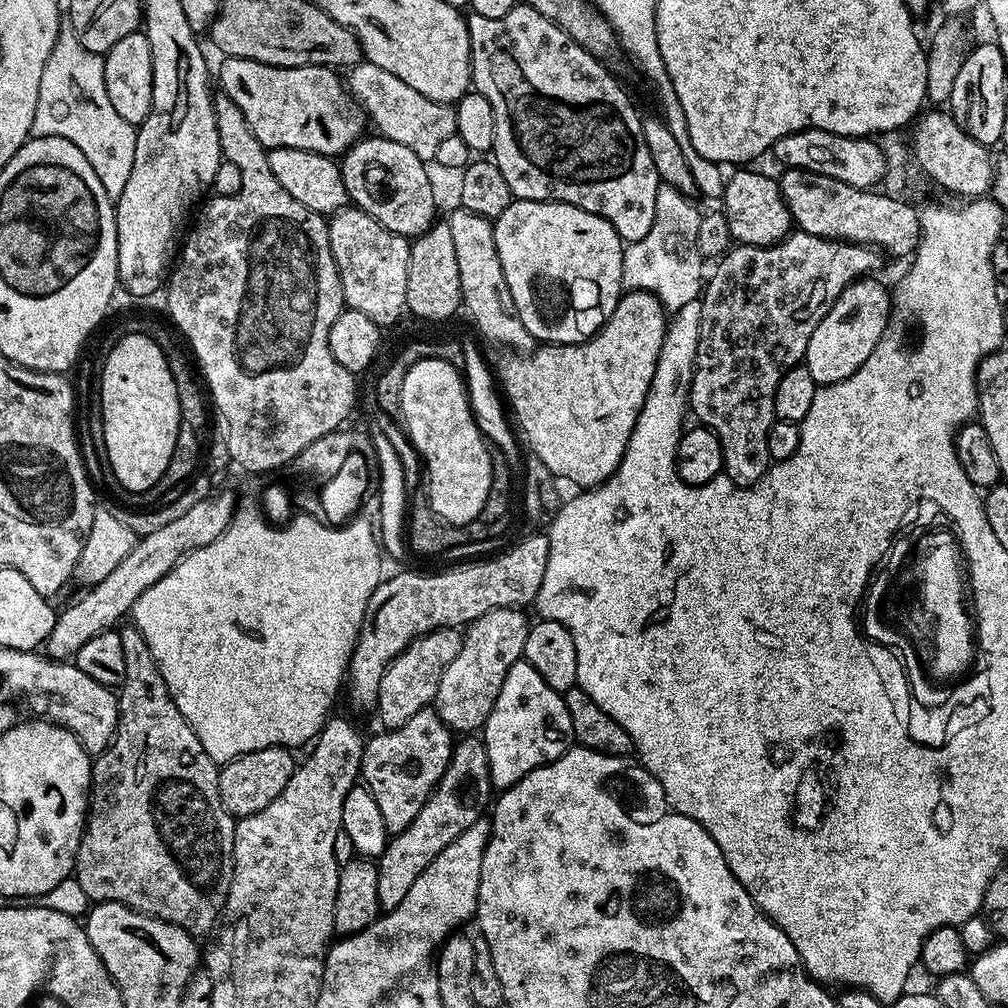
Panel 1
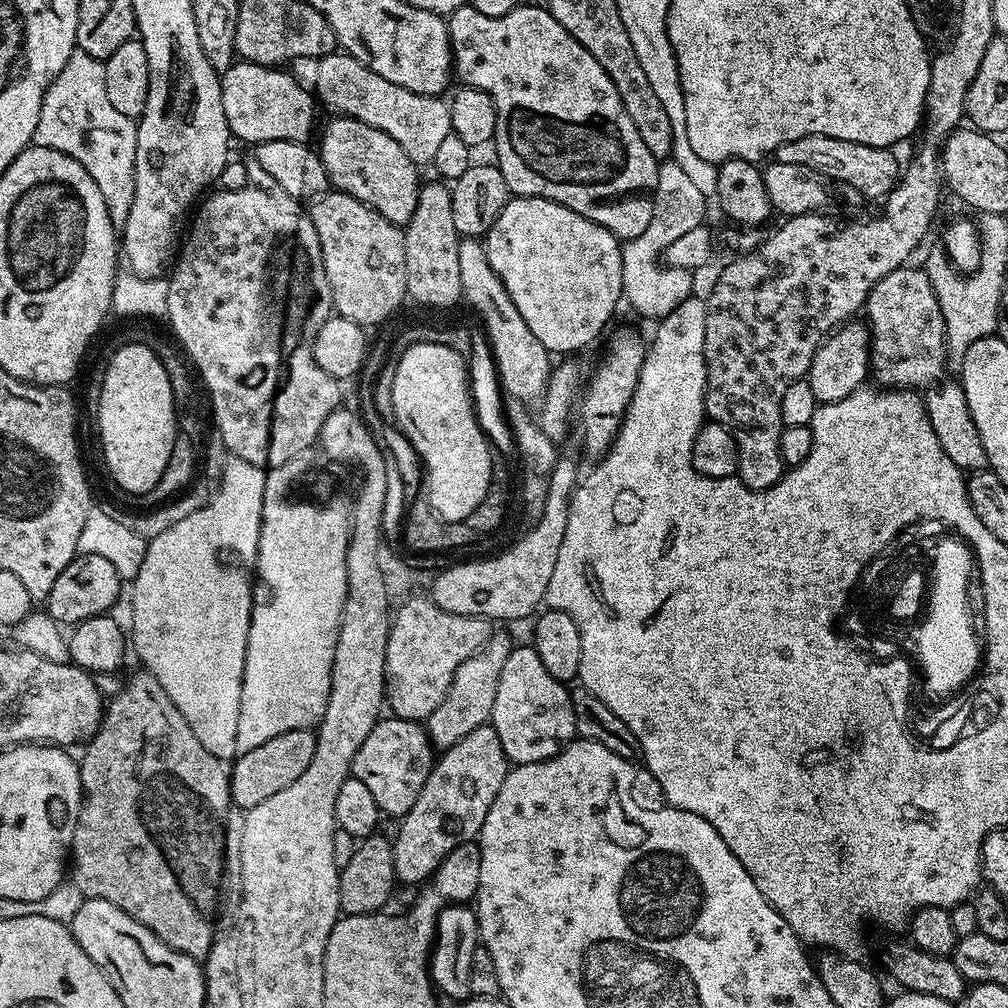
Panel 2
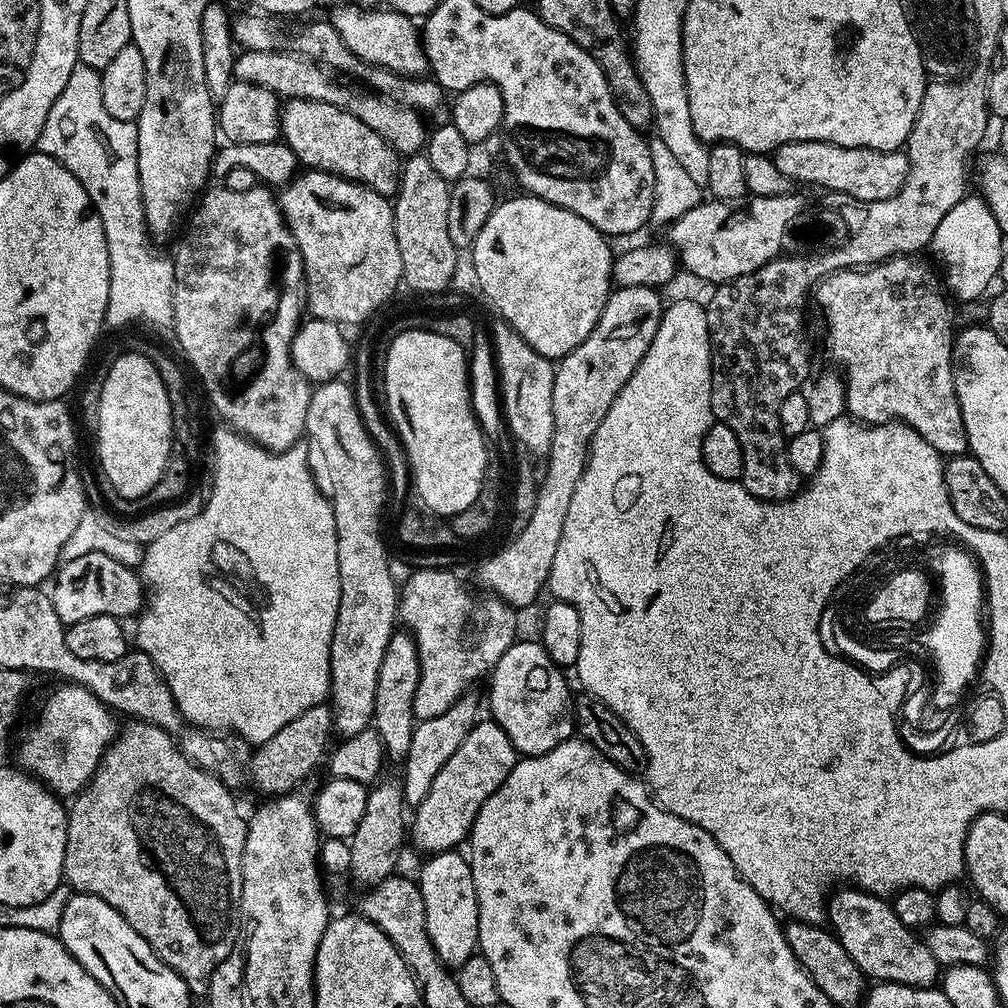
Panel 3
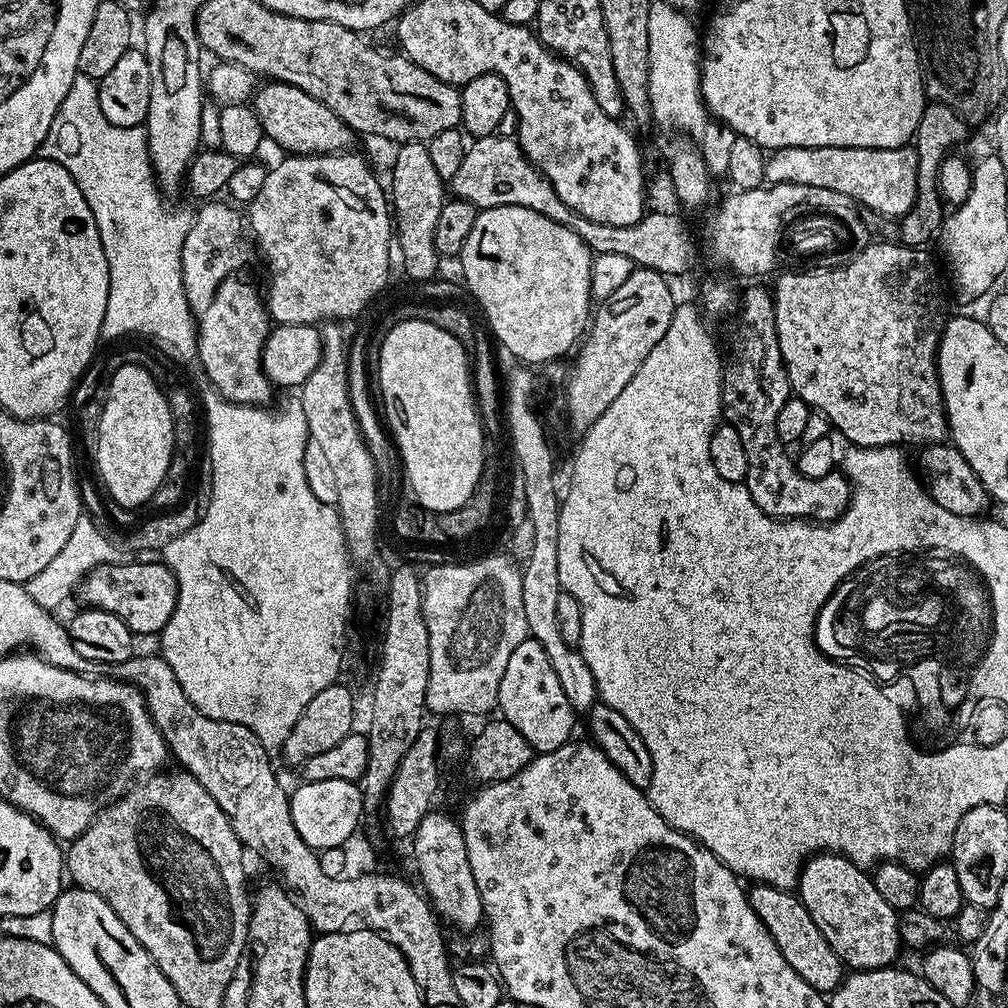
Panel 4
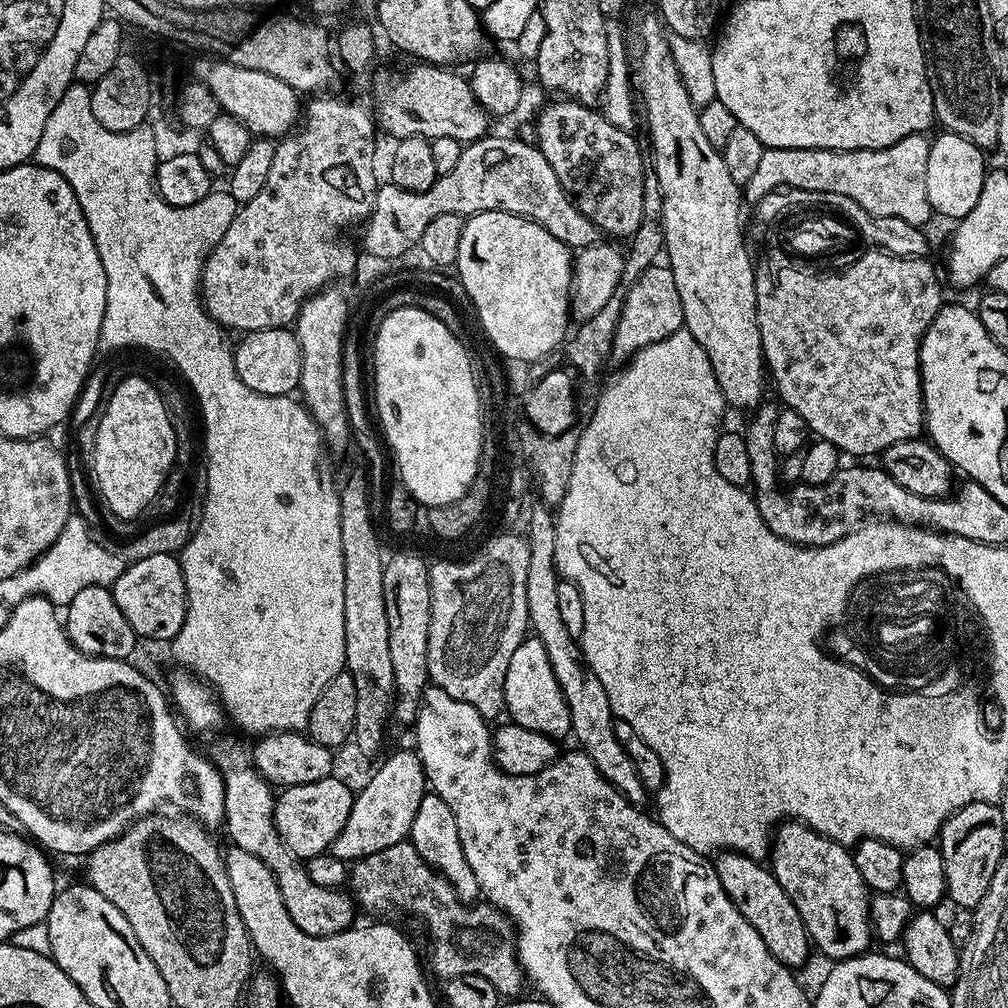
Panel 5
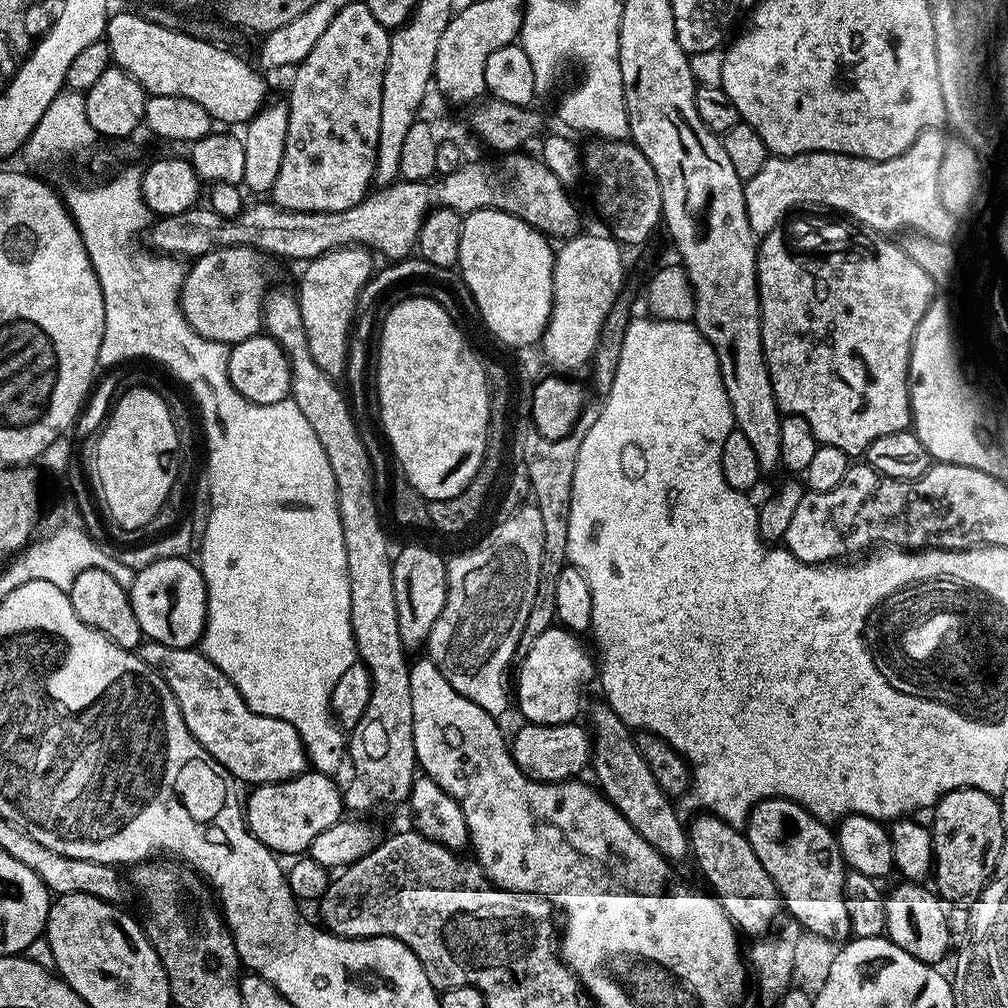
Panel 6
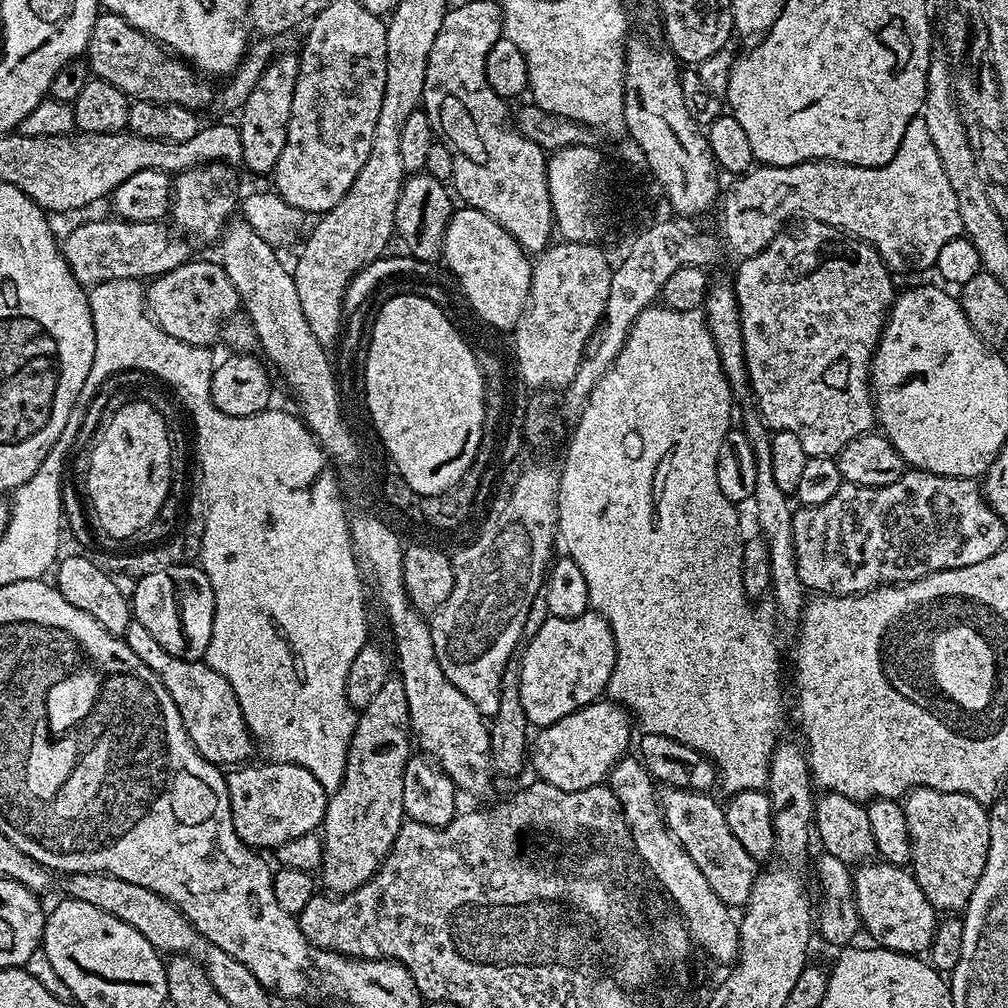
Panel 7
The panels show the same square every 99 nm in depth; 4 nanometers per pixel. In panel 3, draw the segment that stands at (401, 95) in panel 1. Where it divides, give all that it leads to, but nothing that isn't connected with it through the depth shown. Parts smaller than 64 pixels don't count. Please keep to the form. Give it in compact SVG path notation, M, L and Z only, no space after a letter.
M244 50L235 57L232 75L236 80L245 80L269 88L281 98L330 102L343 108L366 122L366 126L370 126L370 130L380 135L401 157L417 155L428 143L429 125L424 125L425 117L416 109L405 108L403 104L397 104L396 101L372 90L359 92L348 84L339 84L335 80L337 77L321 61L313 60L310 56L301 56L291 50Z

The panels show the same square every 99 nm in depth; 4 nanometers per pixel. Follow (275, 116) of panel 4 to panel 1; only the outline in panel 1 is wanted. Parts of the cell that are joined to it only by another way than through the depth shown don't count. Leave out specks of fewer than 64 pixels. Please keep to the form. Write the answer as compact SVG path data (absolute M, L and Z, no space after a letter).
M368 134L343 153L339 166L349 201L386 226L386 230L415 238L432 227L437 219L436 192L428 177L429 165L420 160L414 150L385 136Z

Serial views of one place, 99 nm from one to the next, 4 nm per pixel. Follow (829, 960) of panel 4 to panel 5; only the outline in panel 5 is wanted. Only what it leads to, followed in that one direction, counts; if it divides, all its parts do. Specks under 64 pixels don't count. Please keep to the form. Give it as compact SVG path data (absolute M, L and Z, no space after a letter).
M731 850L721 851L715 857L714 863L718 882L722 882L722 890L726 890L730 902L738 906L742 918L746 918L746 922L750 922L750 926L754 926L754 930L762 934L762 942L766 942L768 952L774 954L774 958L778 958L778 962L788 968L800 969L810 955L808 931L798 909L794 907L794 902L790 902L790 894L782 890L771 867Z

